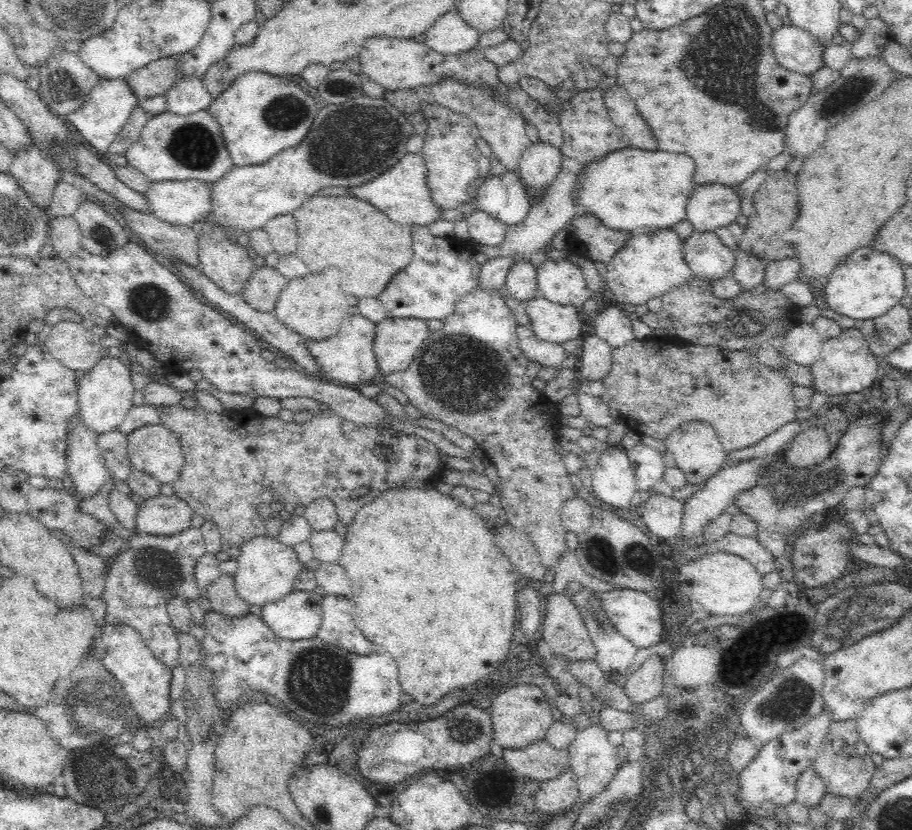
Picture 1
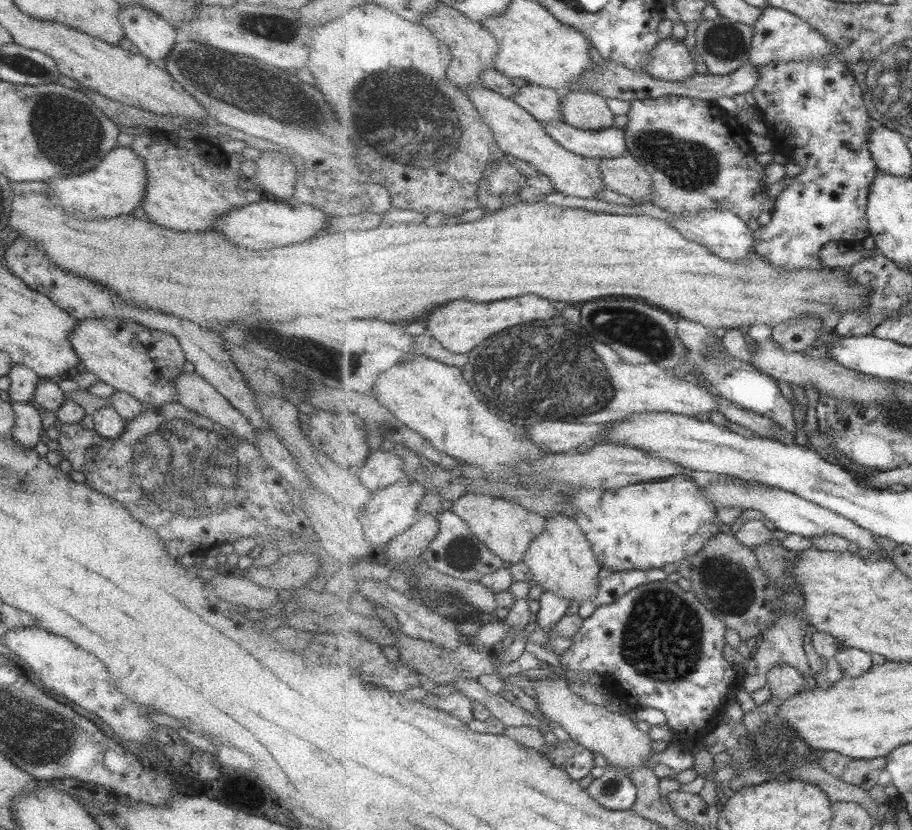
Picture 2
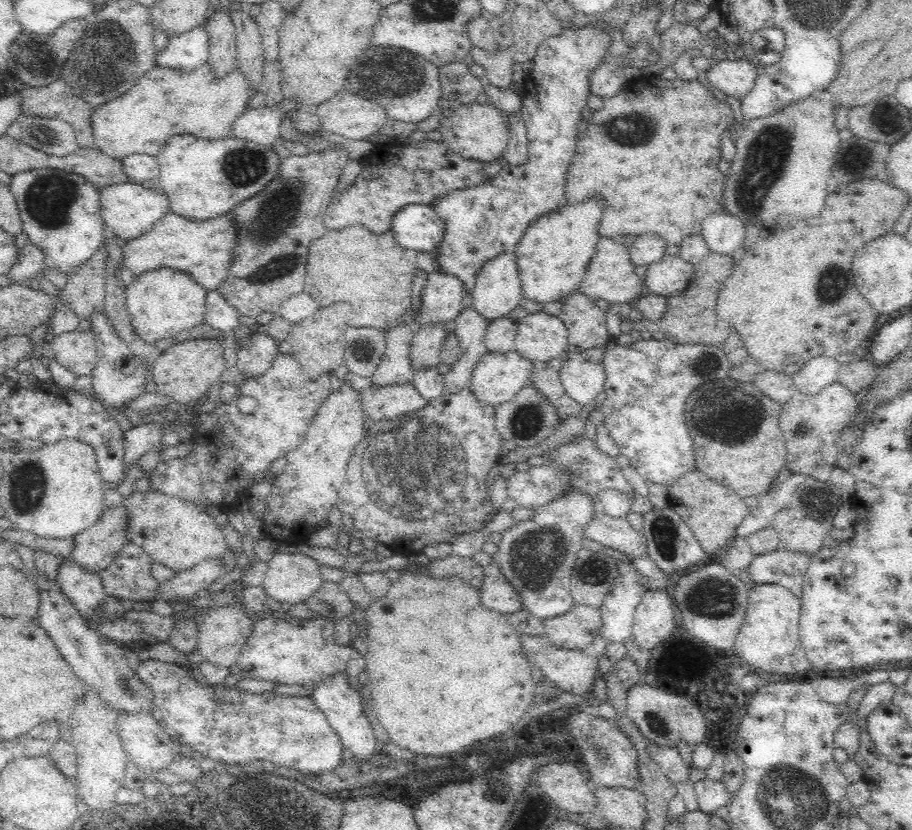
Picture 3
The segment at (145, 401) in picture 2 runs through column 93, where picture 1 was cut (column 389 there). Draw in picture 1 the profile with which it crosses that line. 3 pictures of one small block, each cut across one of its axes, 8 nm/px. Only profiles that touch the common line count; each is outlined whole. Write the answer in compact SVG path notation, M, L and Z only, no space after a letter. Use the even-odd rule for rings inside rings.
M387 317L375 324L373 351L380 374L406 370L429 334L426 321L419 318Z

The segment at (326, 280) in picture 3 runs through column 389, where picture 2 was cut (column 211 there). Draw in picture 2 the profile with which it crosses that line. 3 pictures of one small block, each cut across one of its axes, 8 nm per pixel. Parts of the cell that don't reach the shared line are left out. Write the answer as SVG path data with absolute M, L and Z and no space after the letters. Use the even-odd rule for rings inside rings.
M37 192L12 195L7 226L17 232L18 238L39 246L57 268L105 286L125 304L143 310L159 310L215 332L227 322L237 322L235 316L243 314L287 322L303 314L319 316L319 310L323 316L333 316L335 320L377 318L379 314L381 320L404 325L408 323L405 320L413 322L419 318L423 321L427 312L459 298L483 303L525 294L575 304L613 294L645 298L655 306L679 312L677 317L701 323L716 332L730 328L744 331L756 324L766 324L773 329L781 323L795 323L801 317L813 317L822 324L830 312L837 311L842 318L849 309L863 311L871 305L871 290L853 282L850 269L783 270L755 250L749 258L731 262L713 254L709 247L685 238L668 220L641 214L589 211L546 201L511 204L477 221L455 226L381 224L381 228L373 226L375 230L325 234L295 246L259 252L231 246L219 231L167 230L153 226L145 217L135 218L131 214L99 220L80 219L63 212L53 199Z

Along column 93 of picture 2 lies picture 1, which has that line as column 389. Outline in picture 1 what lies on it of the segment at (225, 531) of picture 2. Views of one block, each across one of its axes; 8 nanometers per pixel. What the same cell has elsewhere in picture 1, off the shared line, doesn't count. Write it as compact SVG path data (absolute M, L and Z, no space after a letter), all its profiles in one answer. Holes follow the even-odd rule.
M181 405L158 408L162 416L161 424L180 439L184 452L185 466L172 488L176 496L192 510L217 525L221 535L221 550L230 559L237 558L244 542L268 535L259 512L262 504L279 502L288 508L296 505L306 507L318 498L327 498L336 507L337 521L350 527L356 512L376 500L378 494L390 488L404 487L411 479L418 482L439 481L436 472L422 472L416 462L416 456L441 452L431 441L400 431L360 427L327 407L323 407L303 426L295 422L286 424L277 417L262 417L254 414L251 408L242 412L224 412L222 415L200 407L192 410L185 410Z

